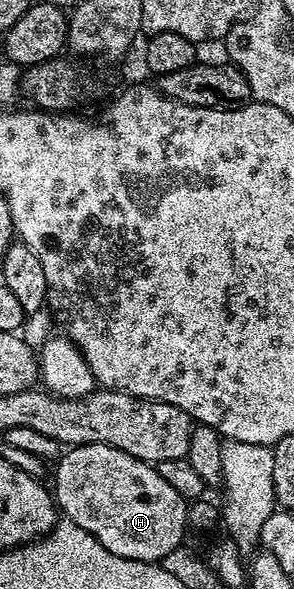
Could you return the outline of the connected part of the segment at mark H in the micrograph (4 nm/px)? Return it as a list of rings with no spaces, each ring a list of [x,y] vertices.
[[[74,445],[55,462],[54,468],[56,468],[54,501],[59,512],[67,520],[82,527],[82,531],[94,535],[94,539],[98,539],[98,543],[102,543],[106,551],[122,559],[160,563],[164,556],[185,544],[184,532],[189,532],[190,529],[189,502],[185,501],[182,495],[178,495],[178,491],[174,491],[174,487],[170,487],[166,479],[162,479],[155,464],[134,459],[134,455],[118,451],[118,447]]]

